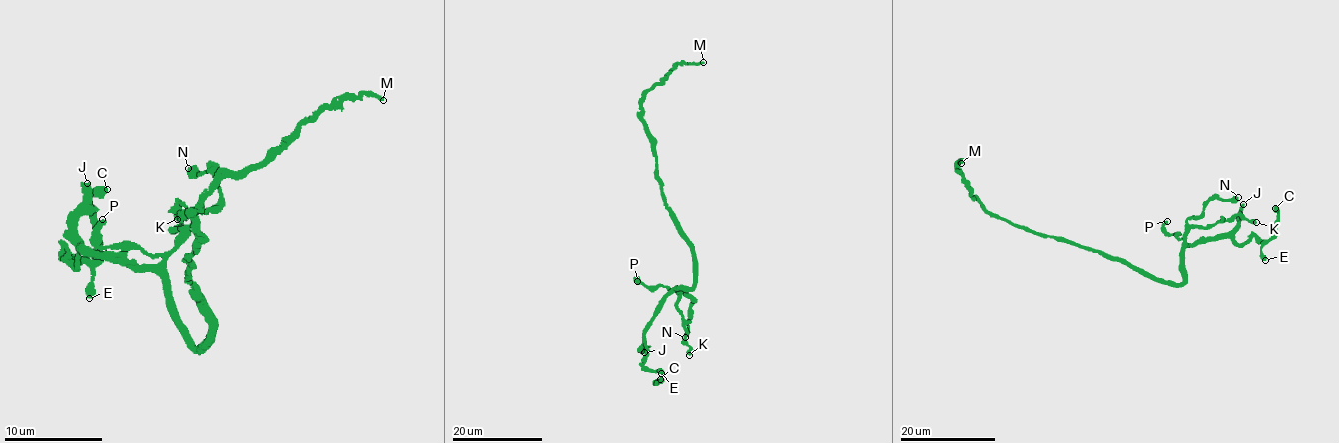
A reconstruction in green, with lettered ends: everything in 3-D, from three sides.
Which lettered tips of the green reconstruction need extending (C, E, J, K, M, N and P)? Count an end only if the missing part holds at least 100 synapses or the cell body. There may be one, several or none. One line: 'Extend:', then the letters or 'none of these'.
Extend: J

